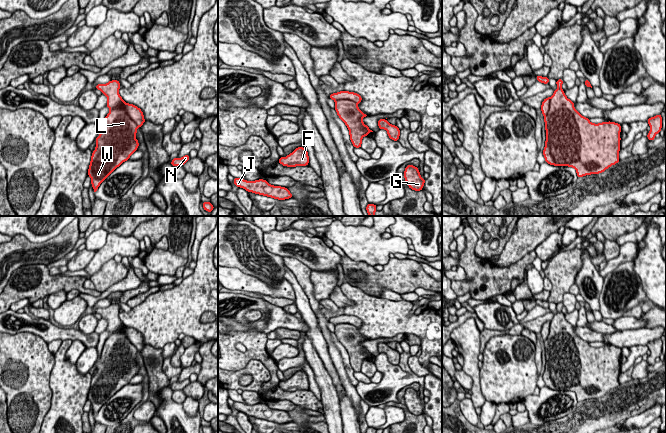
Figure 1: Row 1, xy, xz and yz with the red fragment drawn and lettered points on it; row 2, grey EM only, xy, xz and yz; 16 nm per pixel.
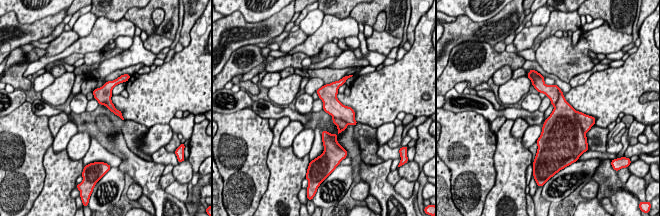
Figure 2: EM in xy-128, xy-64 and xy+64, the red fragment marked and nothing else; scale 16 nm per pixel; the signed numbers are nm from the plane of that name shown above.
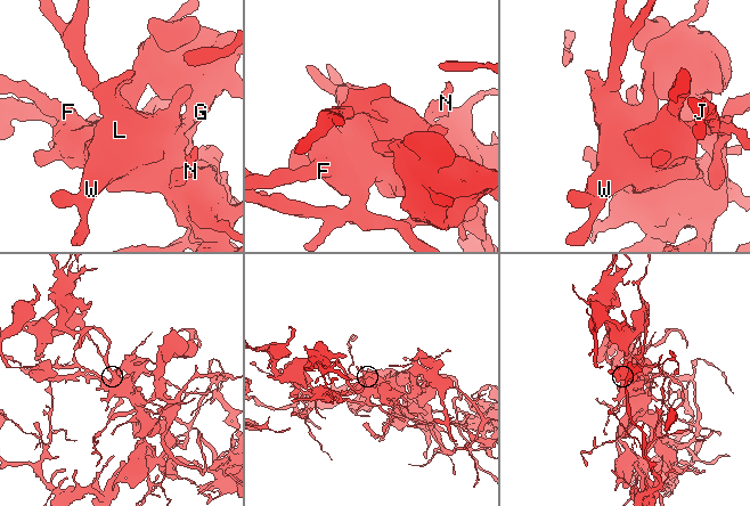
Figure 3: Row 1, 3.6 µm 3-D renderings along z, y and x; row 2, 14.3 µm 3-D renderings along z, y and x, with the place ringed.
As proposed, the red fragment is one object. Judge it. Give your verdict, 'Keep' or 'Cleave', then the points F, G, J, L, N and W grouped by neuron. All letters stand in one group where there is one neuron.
Keep. Groups: F G J L N W

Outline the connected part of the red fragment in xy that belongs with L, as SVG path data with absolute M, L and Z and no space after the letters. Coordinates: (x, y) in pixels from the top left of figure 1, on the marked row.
M118 80L97 84L95 88L107 97L106 106L110 111L104 119L100 135L95 139L96 147L88 169L94 192L117 167L137 151L137 128L146 121L140 108L122 99Z

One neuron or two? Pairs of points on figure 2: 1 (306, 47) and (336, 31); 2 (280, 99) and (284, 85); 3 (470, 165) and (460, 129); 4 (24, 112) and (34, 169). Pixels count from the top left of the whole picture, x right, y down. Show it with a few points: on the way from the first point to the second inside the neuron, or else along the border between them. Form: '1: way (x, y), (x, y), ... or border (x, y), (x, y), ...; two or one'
1: way (313, 44), (329, 31); one
2: way (281, 96), (284, 93), (284, 88); one
3: way (470, 156), (465, 138); one
4: way (24, 126), (27, 155); one

